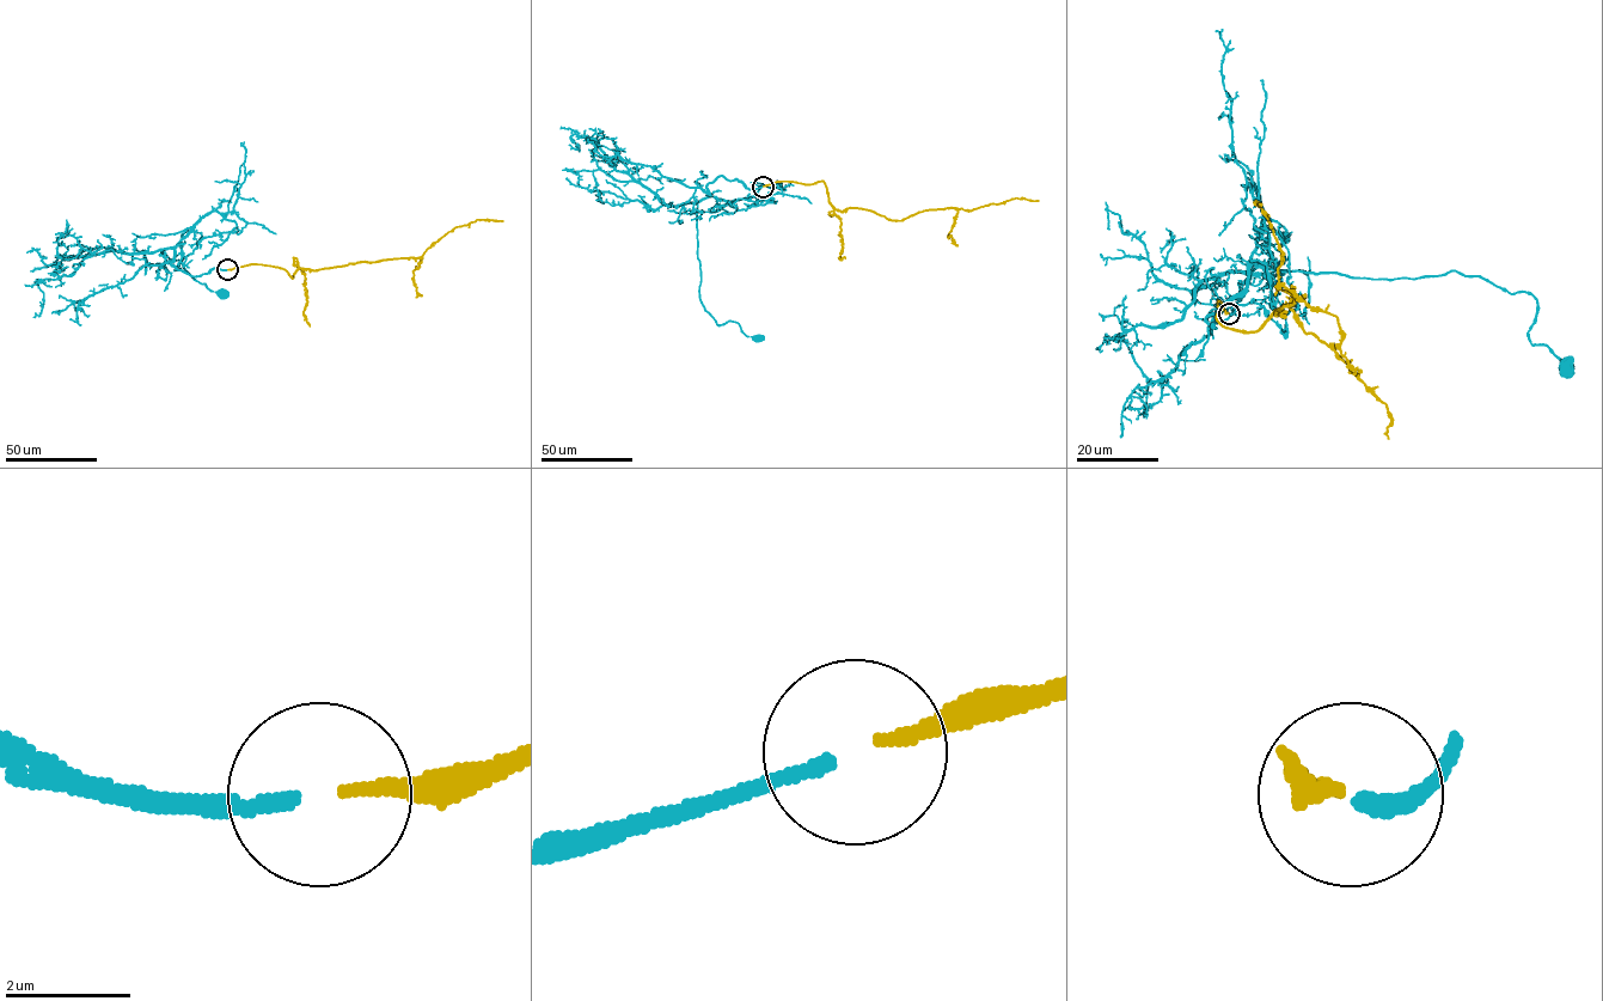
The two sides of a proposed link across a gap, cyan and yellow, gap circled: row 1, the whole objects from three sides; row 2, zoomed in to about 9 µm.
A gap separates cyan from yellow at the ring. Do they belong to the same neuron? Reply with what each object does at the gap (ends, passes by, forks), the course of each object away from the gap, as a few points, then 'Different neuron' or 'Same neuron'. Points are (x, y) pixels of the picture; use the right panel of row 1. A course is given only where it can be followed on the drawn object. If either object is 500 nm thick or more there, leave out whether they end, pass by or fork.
At the ring cyan ends. At the ring yellow ends. Course of cyan: (1229, 313), (1205, 318), (1252, 264), (1271, 275), (1217, 274), (1180, 318), (1112, 337), (1148, 383), (1137, 419). Course of yellow: (1229, 313), (1217, 301), (1222, 325), (1255, 331), (1304, 297), (1277, 287), (1282, 251), (1259, 205). Same neuron

